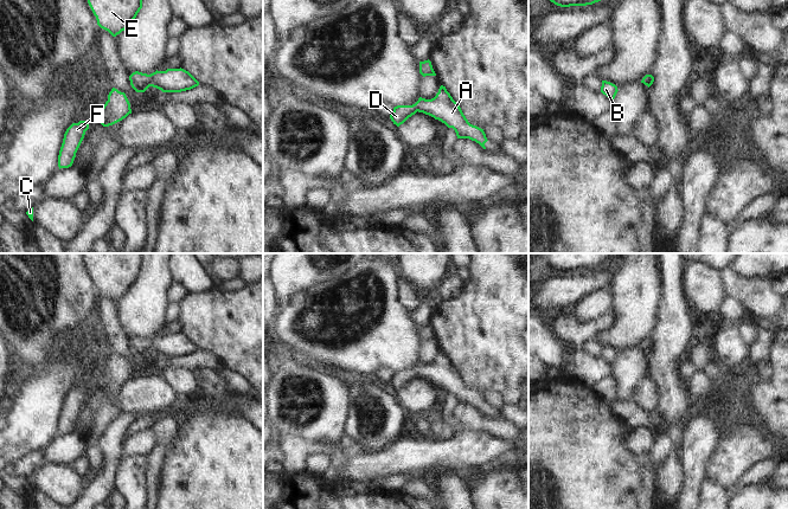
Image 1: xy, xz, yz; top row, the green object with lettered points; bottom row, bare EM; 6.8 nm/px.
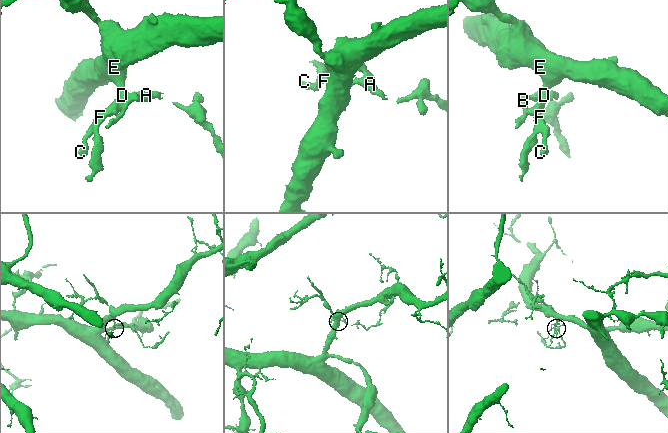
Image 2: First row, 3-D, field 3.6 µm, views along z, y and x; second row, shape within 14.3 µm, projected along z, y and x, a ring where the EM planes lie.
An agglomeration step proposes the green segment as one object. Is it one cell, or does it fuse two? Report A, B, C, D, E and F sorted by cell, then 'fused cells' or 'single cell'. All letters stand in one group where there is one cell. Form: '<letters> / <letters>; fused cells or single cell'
A B C D E F; single cell

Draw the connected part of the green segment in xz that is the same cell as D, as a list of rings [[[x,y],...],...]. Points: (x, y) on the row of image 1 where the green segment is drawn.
[[[441,85],[438,92],[431,99],[419,97],[412,105],[395,107],[390,118],[393,124],[399,127],[417,111],[441,121],[448,128],[453,128],[457,138],[469,138],[486,149],[485,143],[488,140],[483,129],[468,122],[460,105],[453,99],[446,86]]]

